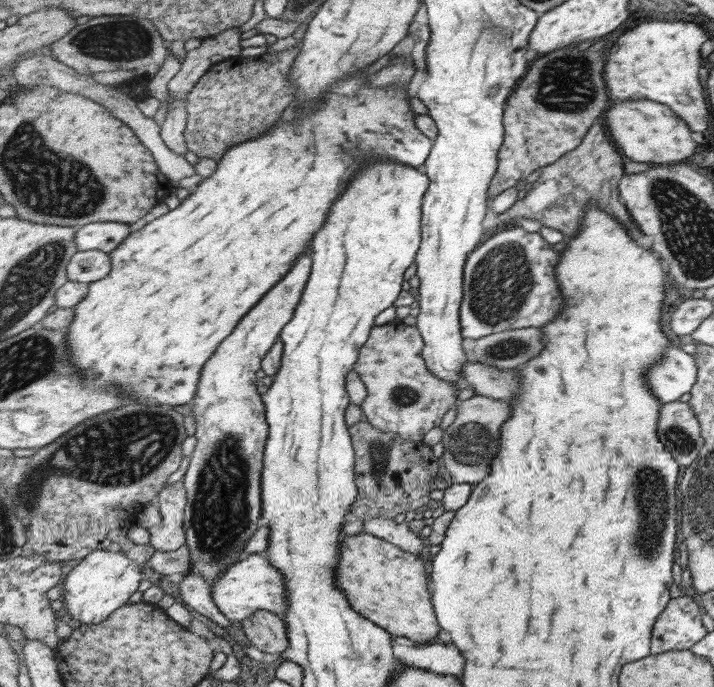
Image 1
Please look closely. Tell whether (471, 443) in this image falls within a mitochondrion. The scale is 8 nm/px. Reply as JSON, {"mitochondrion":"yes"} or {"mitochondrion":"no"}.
{"mitochondrion":"yes"}

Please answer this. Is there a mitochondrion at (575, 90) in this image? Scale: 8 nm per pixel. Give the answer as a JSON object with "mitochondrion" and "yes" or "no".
{"mitochondrion":"yes"}

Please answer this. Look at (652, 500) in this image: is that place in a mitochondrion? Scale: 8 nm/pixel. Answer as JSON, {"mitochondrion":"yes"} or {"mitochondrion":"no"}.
{"mitochondrion":"yes"}

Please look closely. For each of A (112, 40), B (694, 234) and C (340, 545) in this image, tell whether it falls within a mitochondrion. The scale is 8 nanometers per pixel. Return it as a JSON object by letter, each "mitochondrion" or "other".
{"A":"mitochondrion","B":"mitochondrion","C":"other"}

